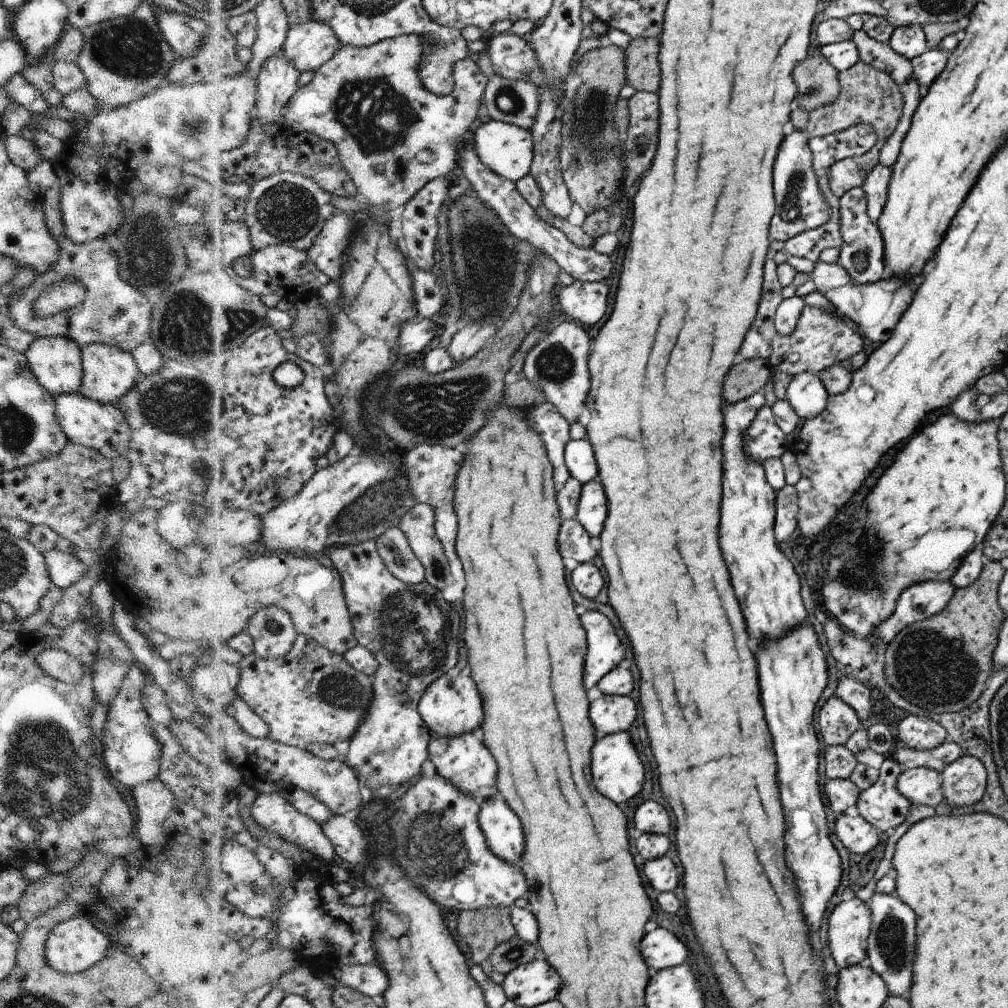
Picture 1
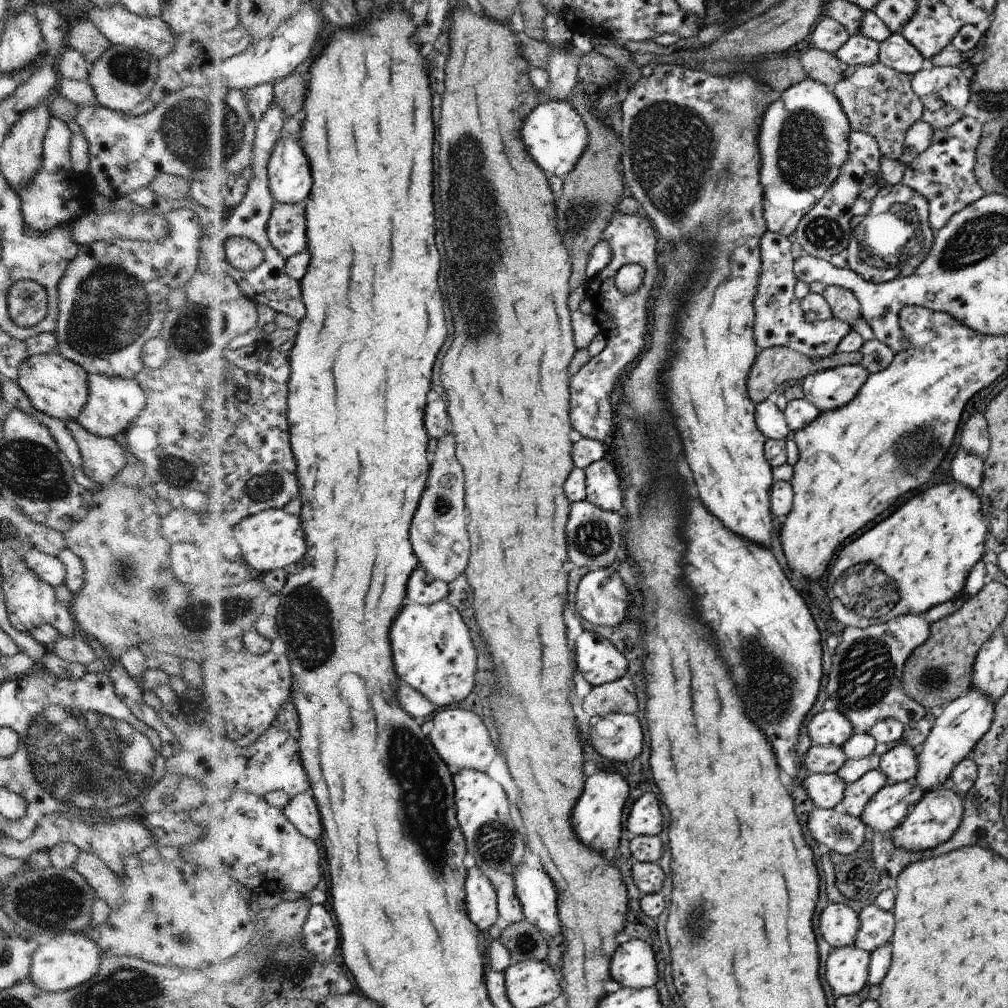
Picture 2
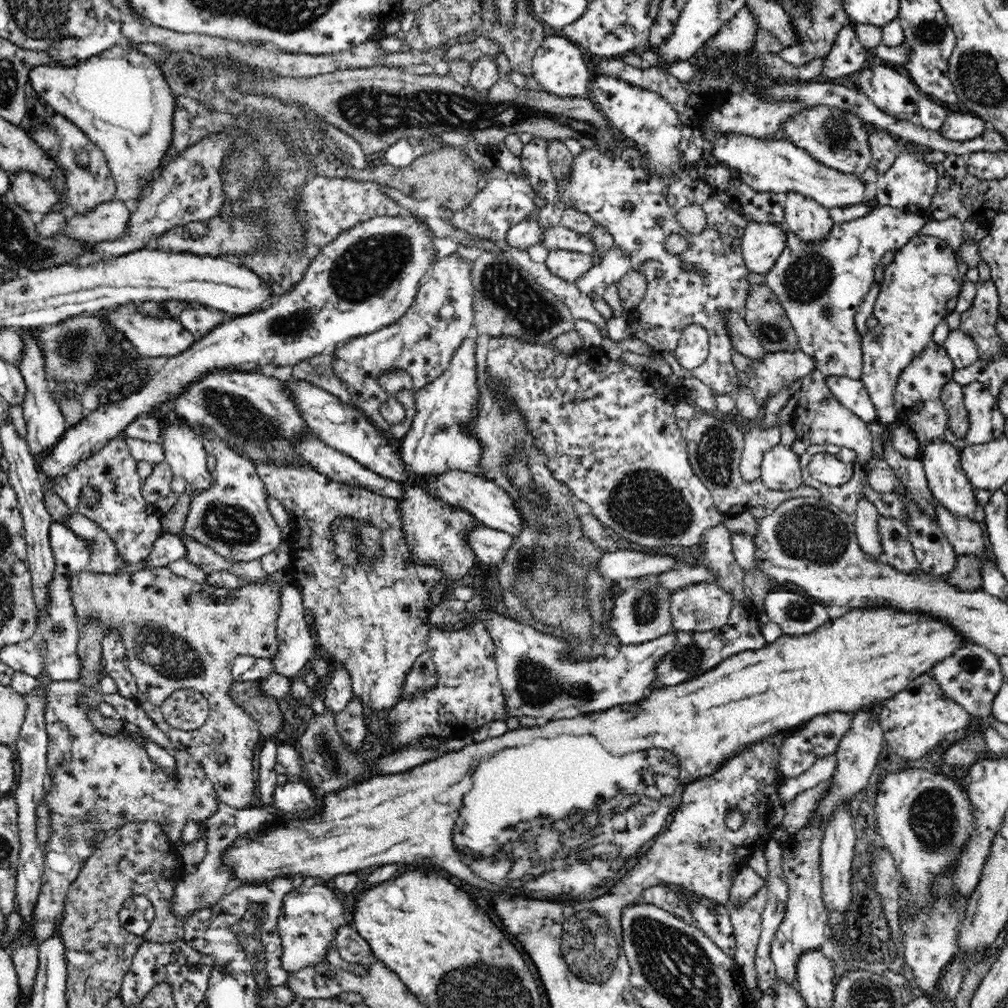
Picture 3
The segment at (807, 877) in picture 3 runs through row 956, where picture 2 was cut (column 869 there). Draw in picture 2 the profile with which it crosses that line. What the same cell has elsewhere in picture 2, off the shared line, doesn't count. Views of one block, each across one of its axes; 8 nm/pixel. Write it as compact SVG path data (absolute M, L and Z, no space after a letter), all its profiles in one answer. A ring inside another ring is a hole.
M880 768L867 772L856 782L847 784L842 800L835 806L836 812L859 817L867 802L886 784L888 780Z

